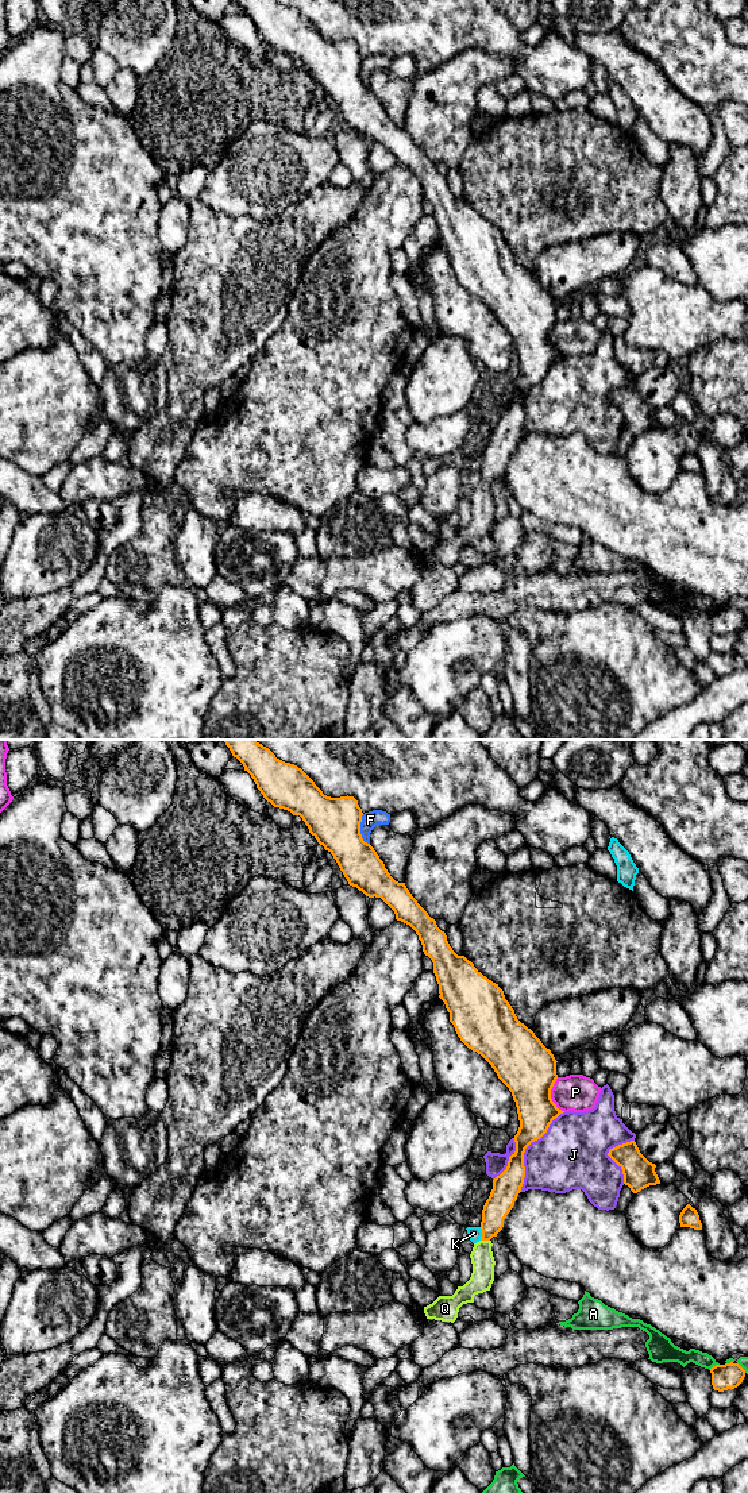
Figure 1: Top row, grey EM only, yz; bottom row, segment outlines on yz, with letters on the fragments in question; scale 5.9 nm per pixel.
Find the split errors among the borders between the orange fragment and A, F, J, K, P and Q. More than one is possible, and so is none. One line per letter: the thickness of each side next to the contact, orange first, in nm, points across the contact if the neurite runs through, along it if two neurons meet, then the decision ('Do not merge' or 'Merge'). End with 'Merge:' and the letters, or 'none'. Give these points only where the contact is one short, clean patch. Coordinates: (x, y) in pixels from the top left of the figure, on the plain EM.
A: Thickness 160 nm (orange) against 100 nm. Do not merge
F: Thickness 300 nm (orange) against 100 nm. Do not merge
J: Thickness 220 nm (orange) against 380 nm. Do not merge
K: Thickness 160 nm (orange) against 80 nm. Do not merge
P: Thickness 320 nm (orange) against 220 nm. Do not merge
Q: Thickness 150 nm (orange) against 140 nm. Path across: yz (500, 446), (485, 483), (482, 504). Merge
Merge: Q

